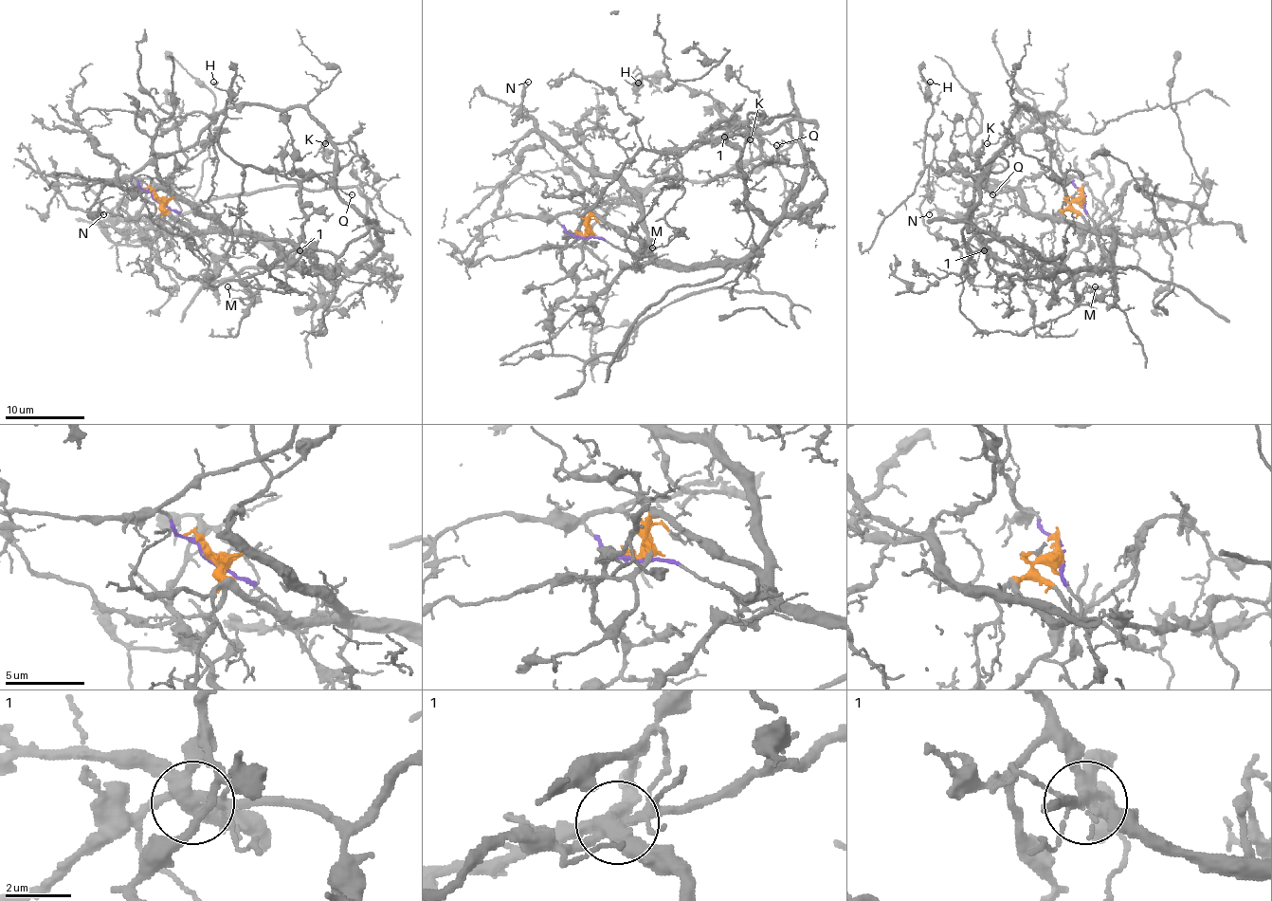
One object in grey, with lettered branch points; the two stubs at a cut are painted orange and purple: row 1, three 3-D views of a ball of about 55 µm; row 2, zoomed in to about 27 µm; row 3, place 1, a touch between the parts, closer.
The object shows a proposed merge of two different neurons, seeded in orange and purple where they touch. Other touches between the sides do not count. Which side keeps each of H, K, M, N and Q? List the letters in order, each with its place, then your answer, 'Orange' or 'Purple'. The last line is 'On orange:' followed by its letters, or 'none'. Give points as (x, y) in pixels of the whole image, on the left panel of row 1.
H: Place: (213, 82). Purple
K: Place: (325, 143). Purple
M: Place: (227, 286). Purple
N: Place: (103, 214). Orange
Q: Place: (352, 194). Orange
On orange: N, Q

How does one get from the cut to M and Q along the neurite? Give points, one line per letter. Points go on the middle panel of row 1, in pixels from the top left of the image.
M: (580, 236), (556, 218), (674, 176), (711, 180), (792, 117), (696, 140), (663, 216), (678, 232), (652, 248)
Q: (582, 236), (596, 216), (658, 258), (741, 262), (769, 225), (723, 133), (729, 125), (777, 145)

